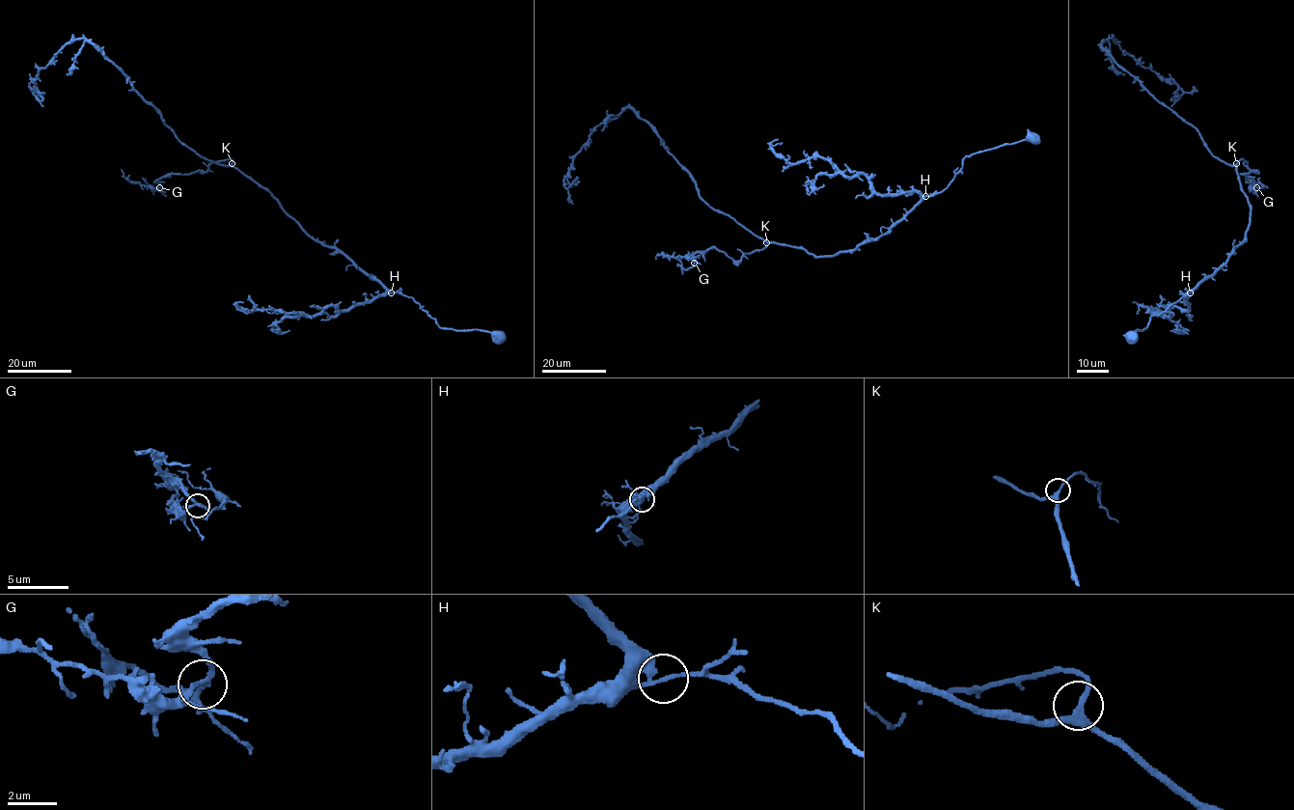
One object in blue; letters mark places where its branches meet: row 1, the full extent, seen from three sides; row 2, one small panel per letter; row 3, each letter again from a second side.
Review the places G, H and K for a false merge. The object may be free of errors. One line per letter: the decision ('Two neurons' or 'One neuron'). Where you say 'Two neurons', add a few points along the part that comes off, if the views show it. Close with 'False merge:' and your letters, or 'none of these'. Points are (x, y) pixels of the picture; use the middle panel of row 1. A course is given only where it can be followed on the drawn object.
G: One neuron
H: One neuron
K: One neuron
False merge: none of these

